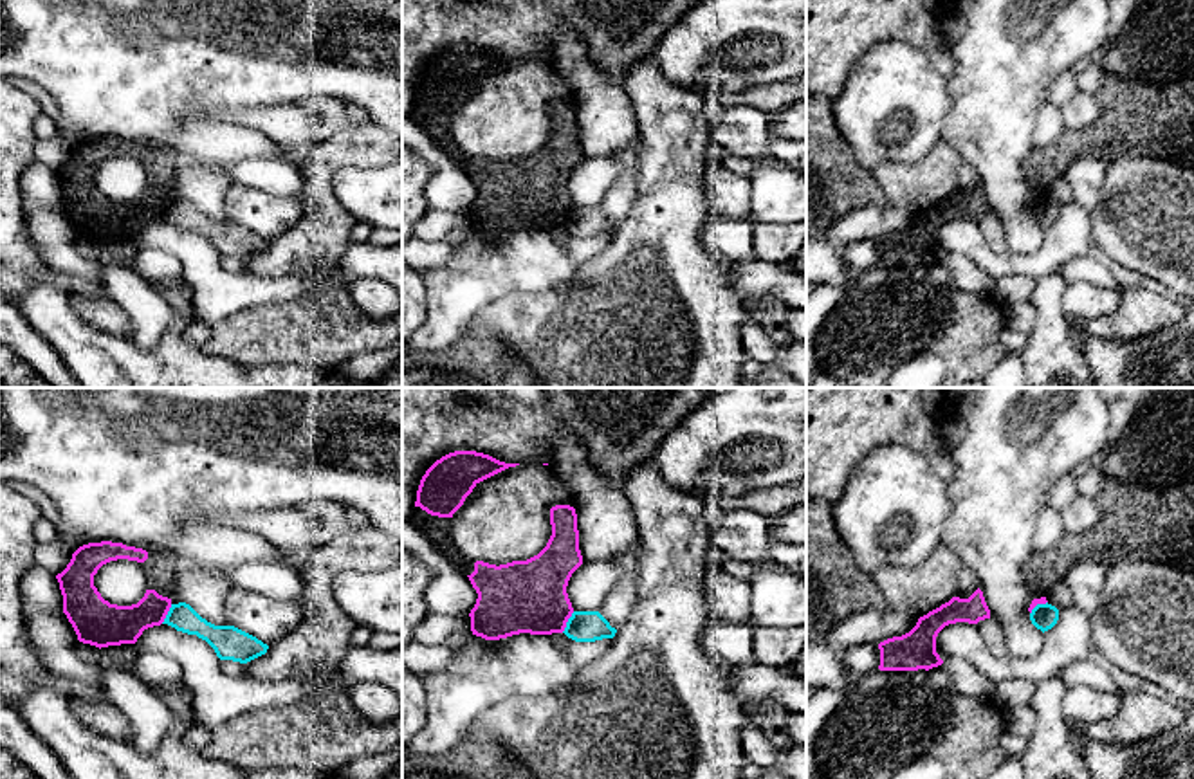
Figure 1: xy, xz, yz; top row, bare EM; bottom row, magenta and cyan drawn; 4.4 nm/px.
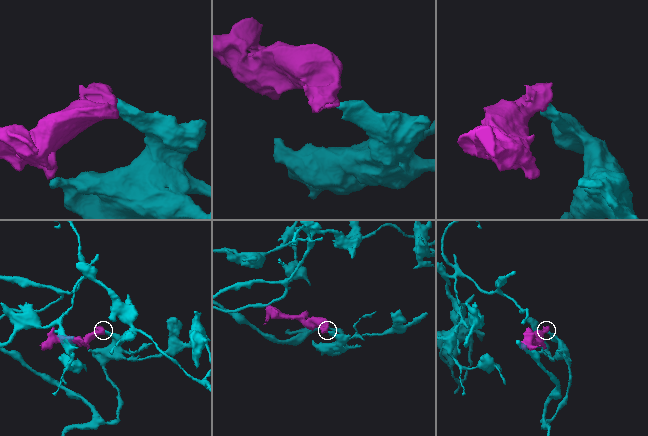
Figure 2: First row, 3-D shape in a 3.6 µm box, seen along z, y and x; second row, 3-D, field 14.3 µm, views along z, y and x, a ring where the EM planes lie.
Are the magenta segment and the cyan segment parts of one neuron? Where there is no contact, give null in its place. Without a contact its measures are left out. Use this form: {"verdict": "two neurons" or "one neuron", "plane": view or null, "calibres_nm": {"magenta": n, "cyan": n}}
{"verdict": "two neurons", "plane": "xz", "calibres_nm": {"magenta": 320, "cyan": 140}}

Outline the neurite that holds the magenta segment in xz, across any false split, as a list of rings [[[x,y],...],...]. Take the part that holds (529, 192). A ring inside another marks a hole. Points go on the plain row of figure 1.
[[[552,103],[550,121],[546,142],[527,157],[489,160],[467,155],[456,144],[445,150],[478,189],[469,209],[473,231],[500,236],[519,229],[565,227],[574,209],[566,182],[583,160],[575,105]]]

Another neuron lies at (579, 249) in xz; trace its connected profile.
[[[563,229],[563,238],[559,245],[563,251],[577,263],[584,263],[602,252],[611,240],[611,234],[602,234],[595,238],[575,238]]]

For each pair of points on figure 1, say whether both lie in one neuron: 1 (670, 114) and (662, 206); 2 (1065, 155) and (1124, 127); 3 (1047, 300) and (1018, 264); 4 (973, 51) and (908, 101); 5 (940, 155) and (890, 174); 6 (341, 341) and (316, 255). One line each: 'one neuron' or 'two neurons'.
1: one neuron
2: one neuron
3: two neurons
4: two neurons
5: one neuron
6: two neurons

